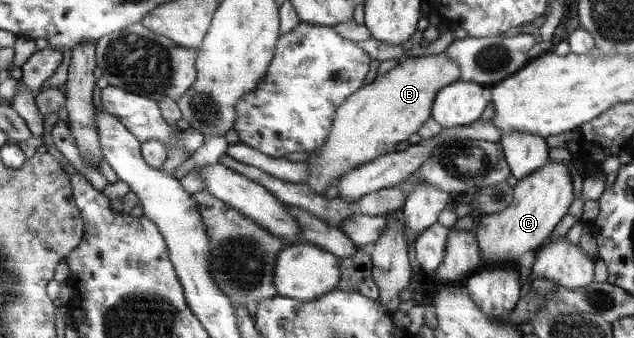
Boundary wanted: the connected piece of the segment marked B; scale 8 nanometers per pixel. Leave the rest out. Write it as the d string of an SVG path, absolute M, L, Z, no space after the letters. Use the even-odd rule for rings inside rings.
M445 53L428 55L427 57L405 58L399 60L396 67L387 73L376 75L373 81L362 85L337 108L333 117L333 125L325 143L313 151L308 151L308 158L304 160L304 164L308 166L308 177L304 179L304 184L308 184L308 187L315 194L322 195L330 184L338 183L338 178L342 174L350 172L350 169L395 151L396 144L417 133L417 130L430 117L436 93L445 88L446 85L458 80L458 77L458 65L451 61Z

